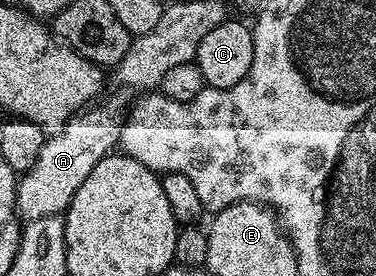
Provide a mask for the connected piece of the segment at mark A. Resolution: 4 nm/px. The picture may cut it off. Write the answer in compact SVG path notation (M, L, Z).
M90 107L75 113L61 131L47 136L44 147L40 147L36 163L27 173L19 176L16 195L19 218L23 222L28 222L65 214L80 183L84 183L84 179L92 175L92 167L96 167L100 159L115 152L119 141L119 118L114 118L108 110L94 110L94 107Z

